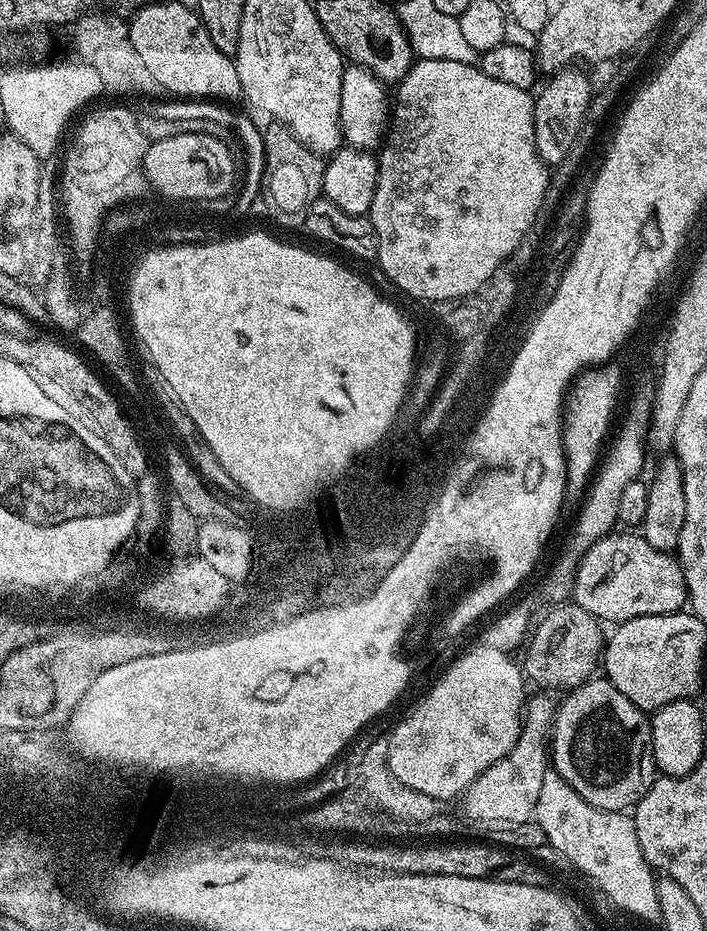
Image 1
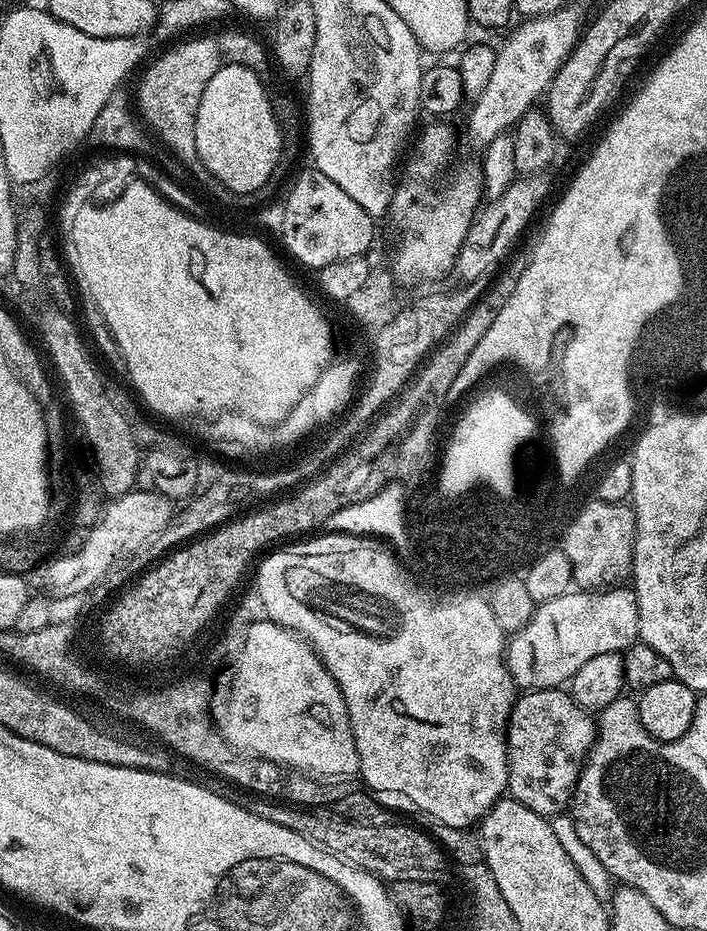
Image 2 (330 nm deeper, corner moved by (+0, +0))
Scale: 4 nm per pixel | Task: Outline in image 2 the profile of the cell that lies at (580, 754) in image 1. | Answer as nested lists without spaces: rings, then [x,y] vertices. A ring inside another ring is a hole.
[[[563,687],[538,688],[517,695],[508,719],[507,795],[545,818],[552,818],[555,812],[560,812],[563,808],[565,811],[576,788],[576,779],[580,777],[580,769],[584,767],[588,751],[596,740],[596,725],[597,721],[583,708],[578,707]]]

